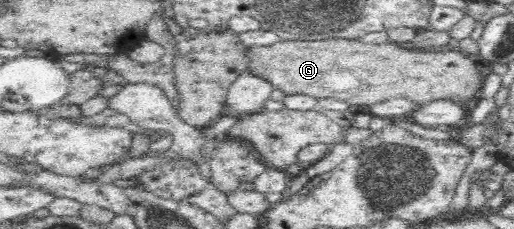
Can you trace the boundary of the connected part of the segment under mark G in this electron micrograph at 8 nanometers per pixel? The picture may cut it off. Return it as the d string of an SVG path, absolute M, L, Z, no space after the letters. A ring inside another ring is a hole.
M330 38L325 40L280 40L272 45L250 46L245 50L245 69L262 79L286 96L306 95L316 100L336 97L346 101L351 109L354 105L377 105L384 99L408 97L417 105L432 103L440 99L452 99L464 104L476 94L484 83L484 77L478 70L476 58L454 49L446 52L428 52L423 49L408 49L398 44L368 45L356 39Z

